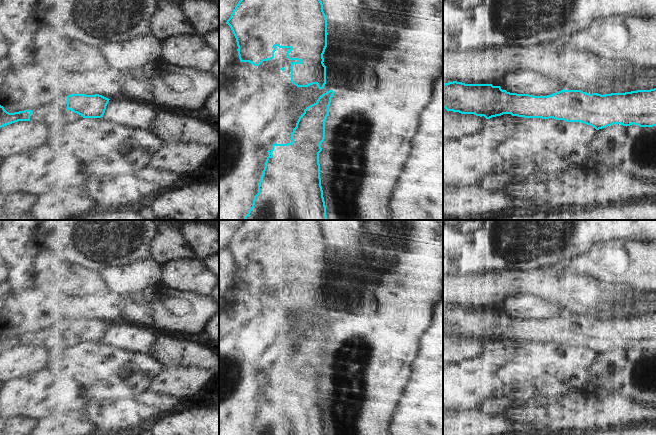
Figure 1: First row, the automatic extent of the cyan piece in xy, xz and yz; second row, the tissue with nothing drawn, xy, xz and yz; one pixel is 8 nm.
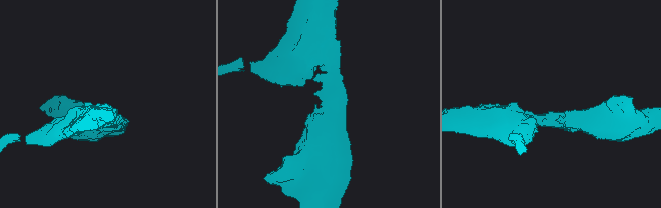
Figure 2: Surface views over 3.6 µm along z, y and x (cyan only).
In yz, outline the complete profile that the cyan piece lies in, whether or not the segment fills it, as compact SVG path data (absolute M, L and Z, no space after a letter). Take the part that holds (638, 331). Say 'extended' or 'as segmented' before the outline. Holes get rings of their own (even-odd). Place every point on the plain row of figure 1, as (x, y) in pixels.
as segmented; M443 308L443 332L486 343L511 338L581 346L596 354L621 348L656 350L656 312L601 319L561 314L547 320L510 317L492 308Z

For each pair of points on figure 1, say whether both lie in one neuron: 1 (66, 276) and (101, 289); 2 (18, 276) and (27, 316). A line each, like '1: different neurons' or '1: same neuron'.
1: same neuron
2: different neurons

